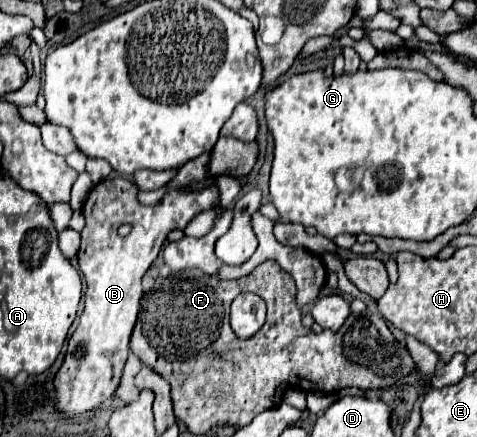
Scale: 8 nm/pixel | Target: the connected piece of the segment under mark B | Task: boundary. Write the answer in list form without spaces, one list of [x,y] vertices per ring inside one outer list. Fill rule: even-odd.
[[[203,153],[199,155],[195,161],[189,161],[187,165],[177,169],[177,175],[165,185],[167,193],[165,197],[153,205],[141,205],[137,199],[137,185],[133,181],[129,181],[127,177],[115,175],[109,177],[105,181],[101,181],[99,185],[93,187],[93,191],[89,193],[85,205],[83,205],[83,215],[85,215],[85,227],[81,231],[81,249],[77,253],[79,259],[79,271],[85,277],[85,303],[83,303],[83,313],[79,315],[79,323],[77,329],[73,331],[73,335],[69,337],[67,343],[67,353],[63,359],[61,369],[55,375],[55,407],[59,411],[63,411],[67,417],[75,417],[75,419],[83,419],[83,415],[91,413],[93,409],[101,407],[101,403],[111,397],[119,385],[121,379],[121,371],[123,365],[127,361],[129,355],[129,337],[131,331],[135,327],[137,321],[137,313],[141,309],[141,297],[143,297],[143,287],[141,287],[141,279],[147,273],[147,269],[153,265],[153,261],[159,255],[159,249],[163,245],[163,241],[167,239],[167,235],[173,229],[183,229],[191,223],[191,219],[195,215],[199,215],[201,211],[211,209],[217,201],[219,201],[219,187],[217,187],[217,177],[219,175],[211,175],[209,173],[209,163],[211,163],[211,153]],[[209,181],[207,187],[203,187],[201,191],[187,191],[189,185],[193,183],[205,183]],[[121,225],[131,225],[131,233],[127,237],[119,237],[117,229]]]

